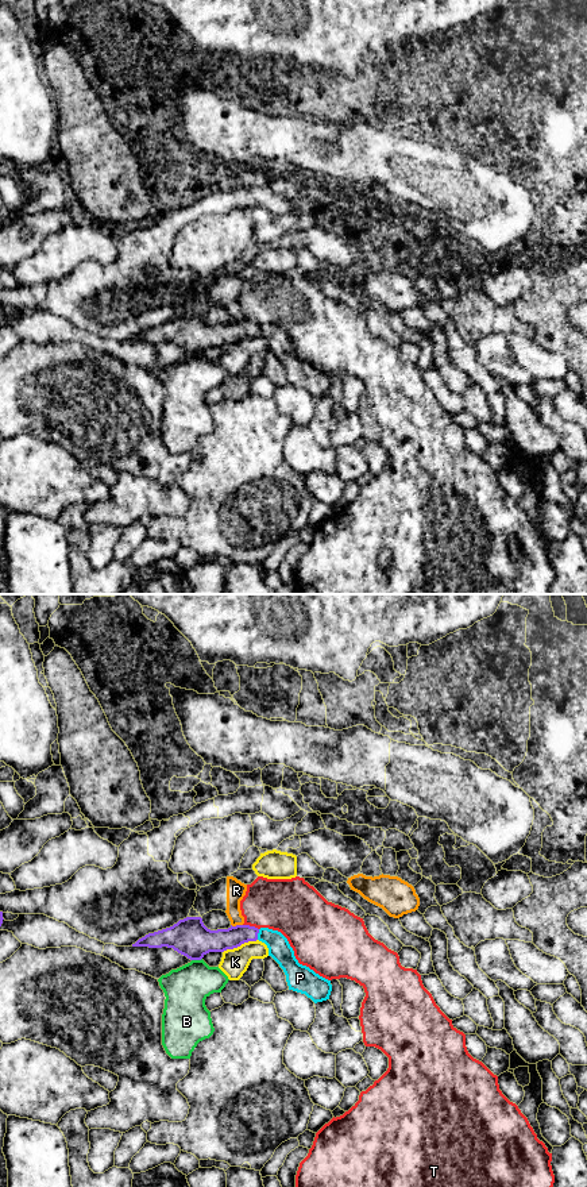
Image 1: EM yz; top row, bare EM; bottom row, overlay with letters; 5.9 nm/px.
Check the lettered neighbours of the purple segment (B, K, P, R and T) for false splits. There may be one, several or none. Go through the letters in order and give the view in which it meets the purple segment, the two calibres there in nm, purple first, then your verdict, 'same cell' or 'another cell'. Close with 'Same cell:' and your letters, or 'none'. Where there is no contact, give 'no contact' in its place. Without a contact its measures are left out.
B: yz | 220/260 nm | another cell
K: yz | 180/160 nm | another cell
P: yz | 140/140 nm | same cell
R: yz | 190/110 nm | another cell
T: yz | 140/320 nm | another cell
Same cell: P

